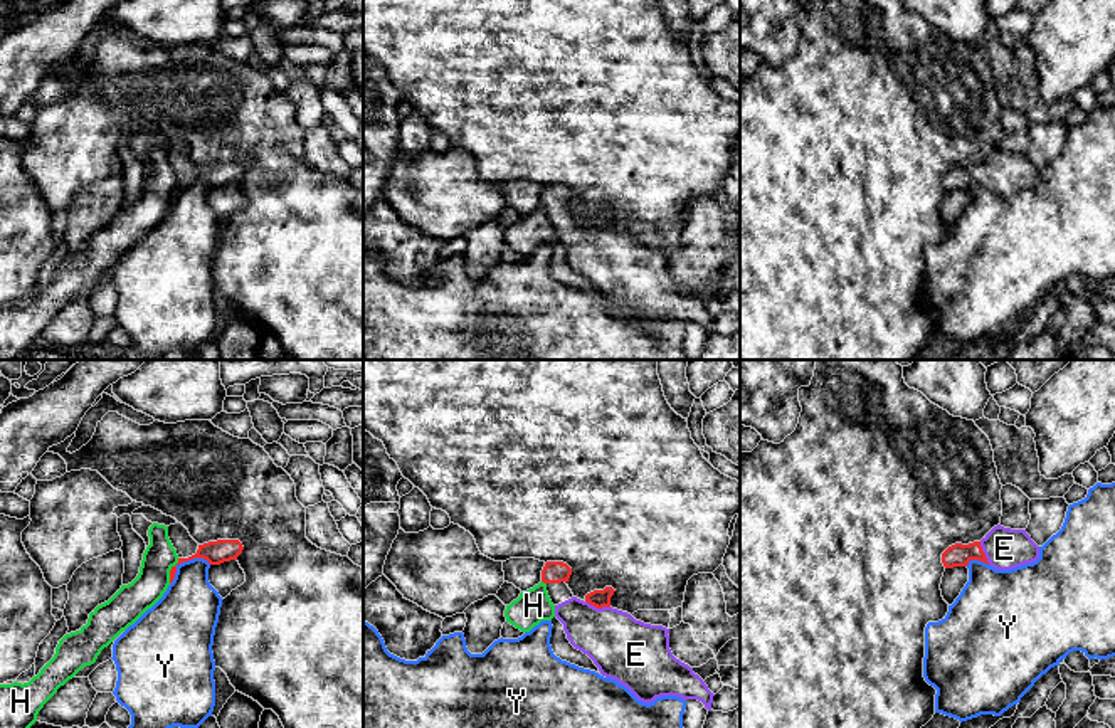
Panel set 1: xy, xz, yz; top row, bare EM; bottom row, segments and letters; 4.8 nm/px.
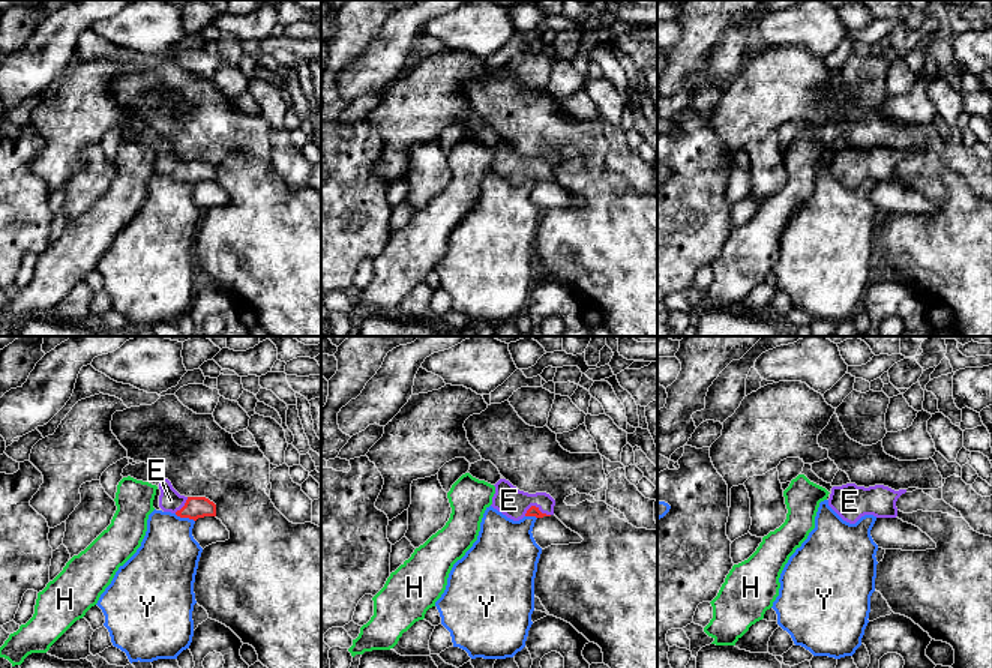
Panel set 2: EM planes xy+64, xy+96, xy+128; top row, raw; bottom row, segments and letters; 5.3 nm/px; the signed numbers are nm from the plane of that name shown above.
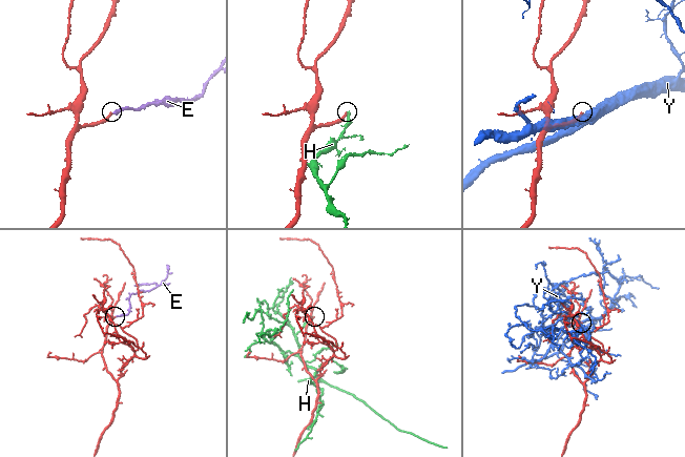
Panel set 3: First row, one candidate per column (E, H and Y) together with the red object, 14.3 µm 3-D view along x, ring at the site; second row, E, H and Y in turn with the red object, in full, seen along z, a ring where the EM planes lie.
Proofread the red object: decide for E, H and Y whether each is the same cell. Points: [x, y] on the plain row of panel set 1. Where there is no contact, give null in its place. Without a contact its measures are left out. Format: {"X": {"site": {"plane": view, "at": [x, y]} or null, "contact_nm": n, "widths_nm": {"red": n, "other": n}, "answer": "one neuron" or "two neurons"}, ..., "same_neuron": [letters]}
{"E": {"site": {"plane": "xz", "at": [597, 231]}, "contact_nm": 120, "widths_nm": {"red": 90, "other": 300}, "answer": "one neuron"}, "H": {"site": {"plane": "xy", "at": [170, 194]}, "contact_nm": 130, "widths_nm": {"red": 110, "other": 170}, "answer": "two neurons"}, "Y": {"site": {"plane": "xy", "at": [185, 184]}, "contact_nm": 220, "widths_nm": {"red": 110, "other": 300}, "answer": "two neurons"}, "same_neuron": ["E"]}

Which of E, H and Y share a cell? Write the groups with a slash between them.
E / H / Y

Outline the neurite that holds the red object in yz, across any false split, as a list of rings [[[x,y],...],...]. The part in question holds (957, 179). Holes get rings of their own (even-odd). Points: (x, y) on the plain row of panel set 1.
[[[994,150],[980,165],[955,166],[942,177],[945,192],[967,190],[970,183],[984,185],[996,193],[1011,193],[1039,182],[1039,170],[1026,153]]]

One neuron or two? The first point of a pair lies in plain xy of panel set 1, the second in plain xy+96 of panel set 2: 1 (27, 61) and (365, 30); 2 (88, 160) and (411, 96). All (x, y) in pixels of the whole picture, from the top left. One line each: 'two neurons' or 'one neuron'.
1: two neurons
2: one neuron

